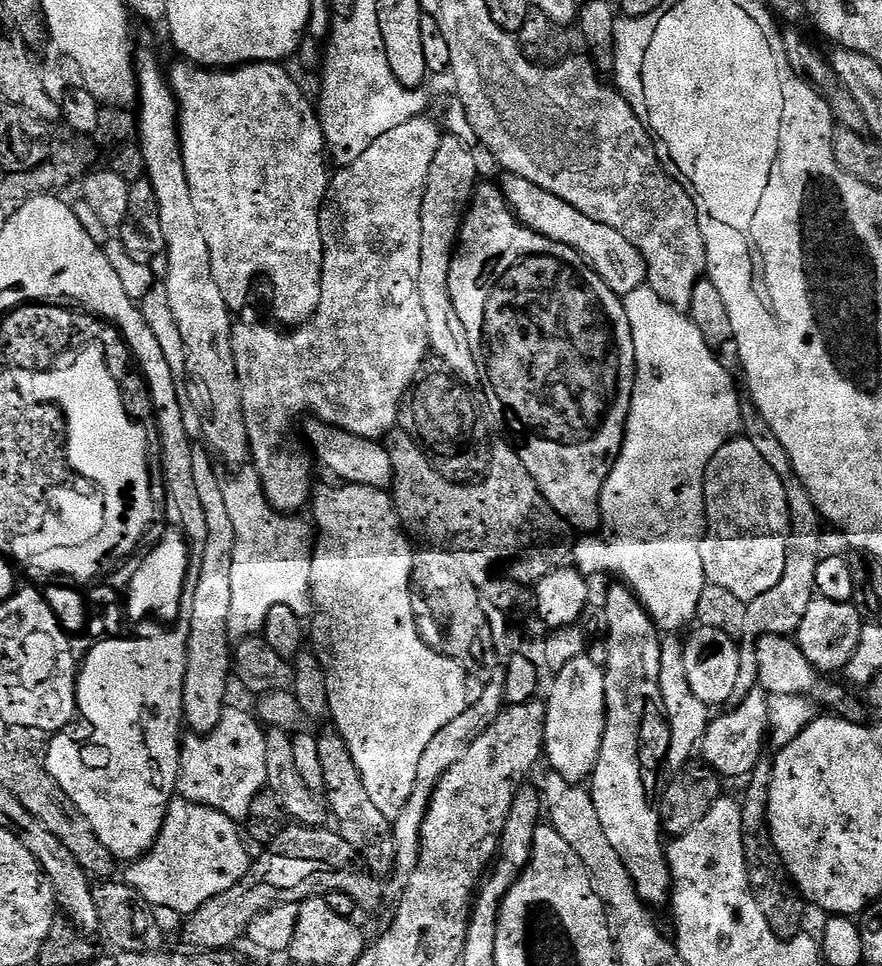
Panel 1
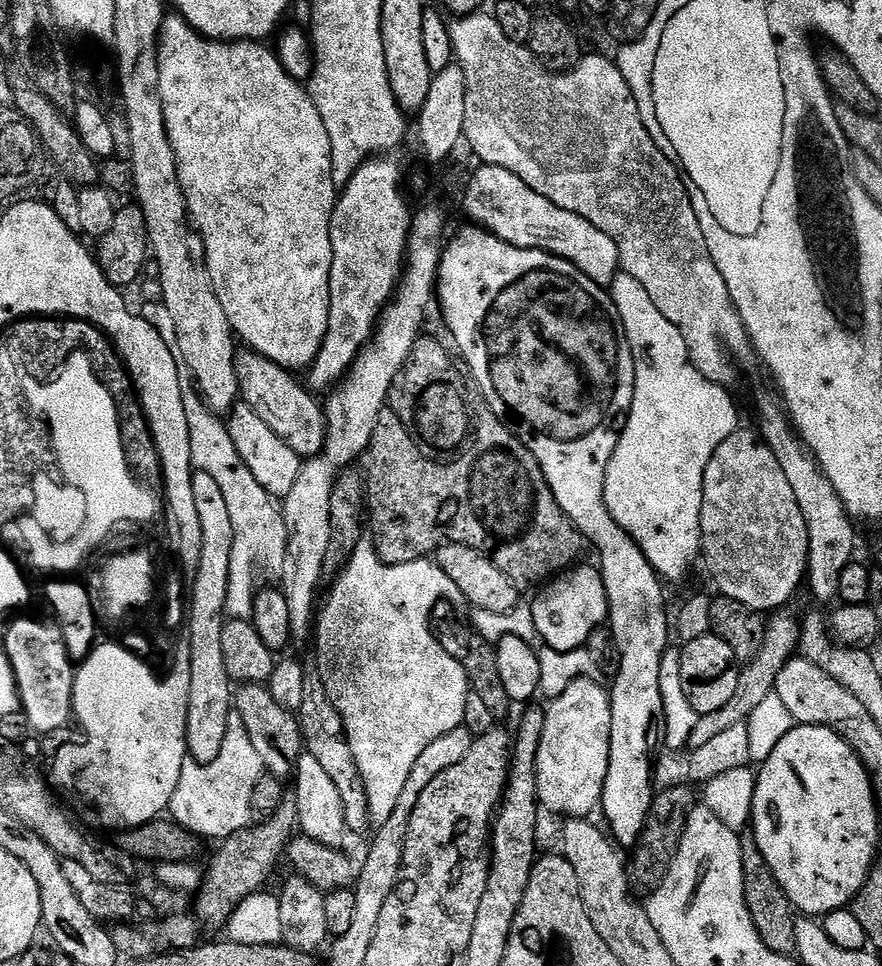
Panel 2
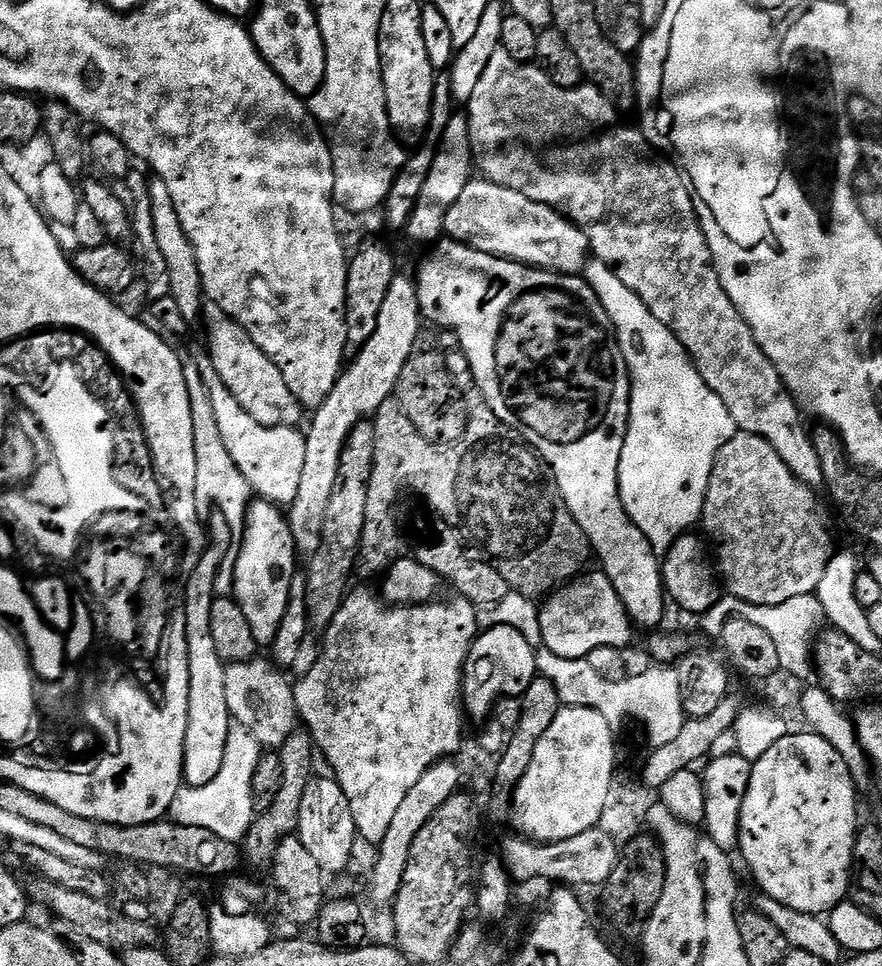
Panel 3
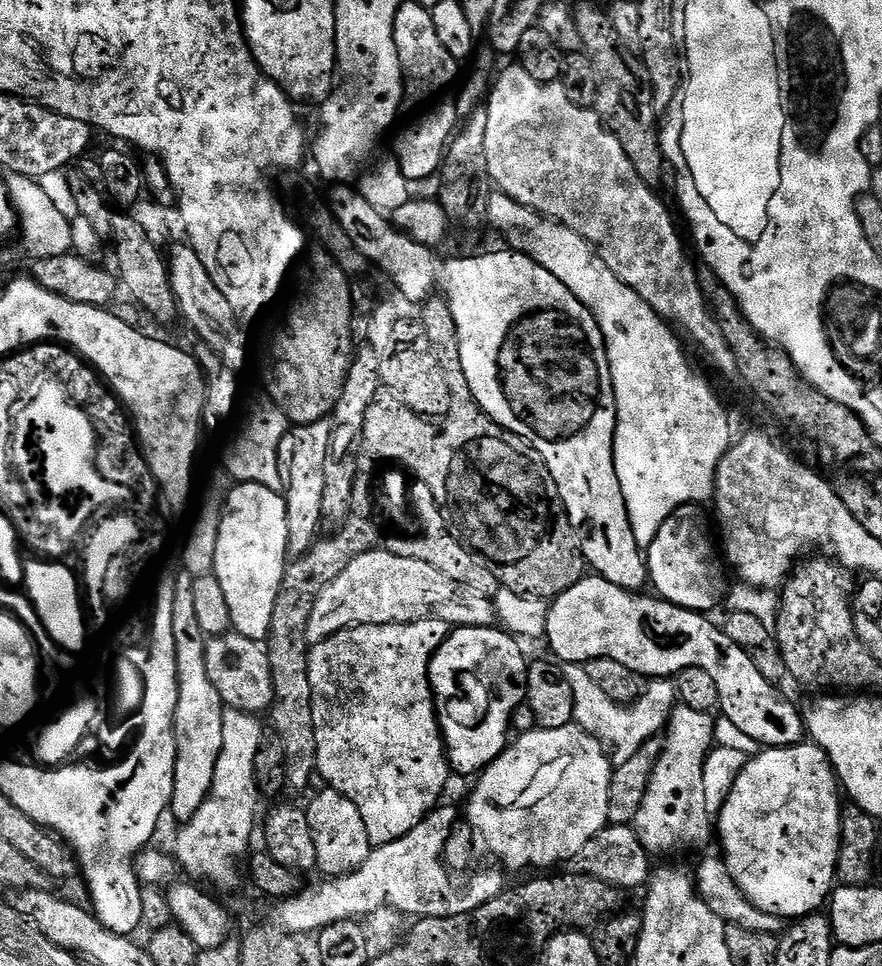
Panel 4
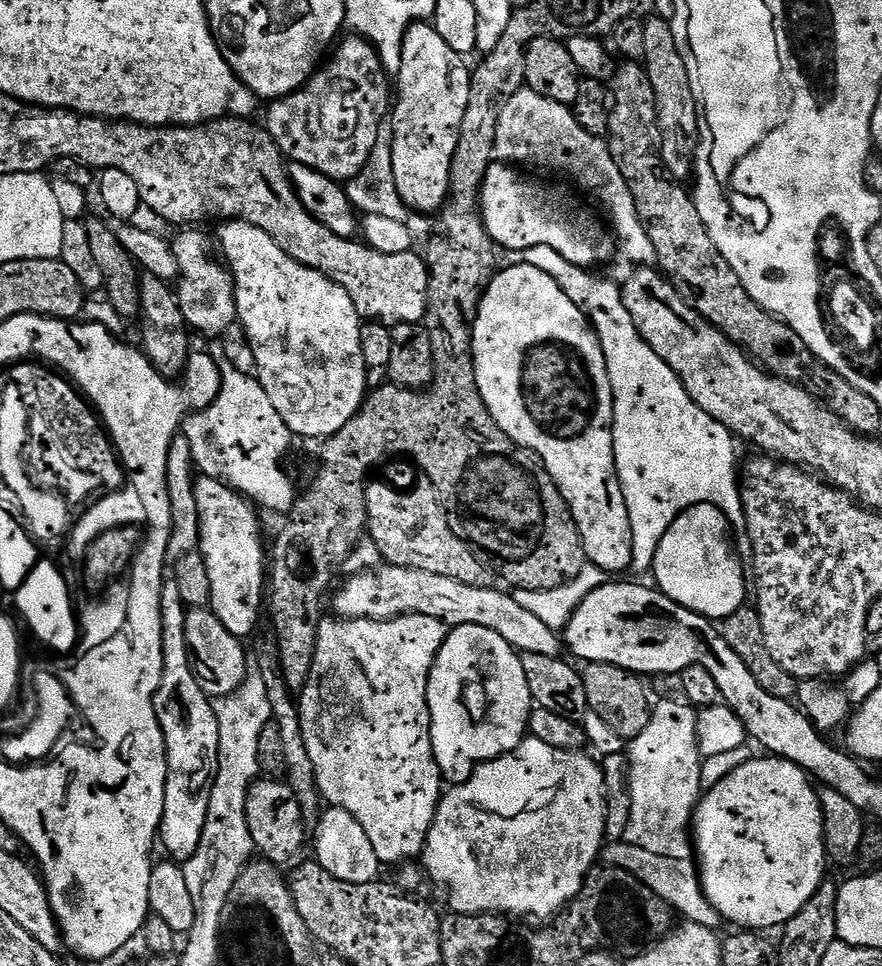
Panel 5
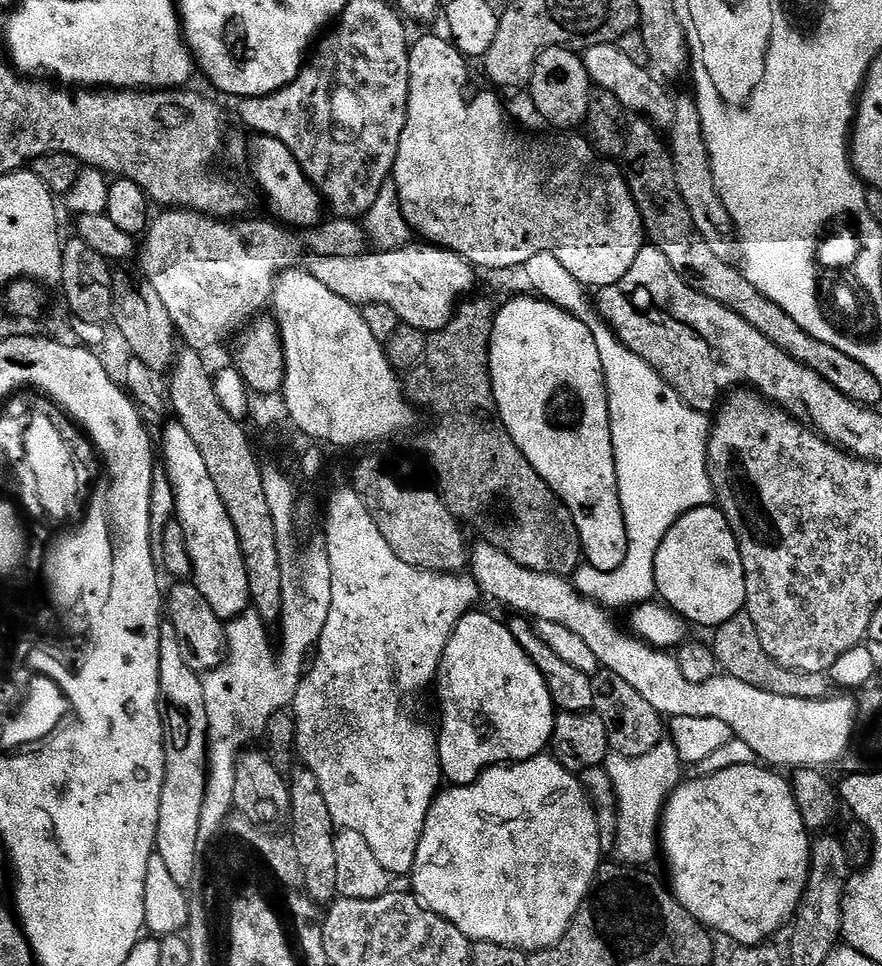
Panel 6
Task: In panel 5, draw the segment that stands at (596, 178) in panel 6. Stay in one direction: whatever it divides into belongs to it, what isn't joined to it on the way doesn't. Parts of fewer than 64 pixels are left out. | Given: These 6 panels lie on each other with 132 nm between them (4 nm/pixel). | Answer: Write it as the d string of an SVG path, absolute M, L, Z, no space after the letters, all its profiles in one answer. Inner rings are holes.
M417 22L409 26L408 33L405 34L402 42L402 66L394 80L394 111L391 113L390 120L391 123L394 122L396 125L391 125L390 131L392 133L392 157L394 158L394 186L398 186L398 194L402 198L402 202L413 213L429 212L429 214L435 214L443 208L444 201L448 198L452 163L454 162L456 147L460 141L460 127L462 126L462 120L466 118L466 102L470 102L472 72L464 64L467 64L465 57L460 56L454 50L450 50L450 46L446 46L446 42L442 42L442 34L438 34L431 23ZM494 162L488 168L480 191L484 225L497 246L509 252L526 250L530 246L550 246L558 250L566 262L589 270L617 255L618 245L613 233L599 215L596 217L590 209L575 204L562 189L535 184L520 172L523 171L503 162Z

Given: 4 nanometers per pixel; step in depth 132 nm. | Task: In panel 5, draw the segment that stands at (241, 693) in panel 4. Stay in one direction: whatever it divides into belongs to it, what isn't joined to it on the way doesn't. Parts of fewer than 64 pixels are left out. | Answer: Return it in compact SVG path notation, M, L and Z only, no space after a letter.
M211 607L190 608L186 611L186 650L194 674L200 680L202 690L210 698L234 694L242 686L250 671L250 656L244 653L245 641L230 634L222 622L212 613Z

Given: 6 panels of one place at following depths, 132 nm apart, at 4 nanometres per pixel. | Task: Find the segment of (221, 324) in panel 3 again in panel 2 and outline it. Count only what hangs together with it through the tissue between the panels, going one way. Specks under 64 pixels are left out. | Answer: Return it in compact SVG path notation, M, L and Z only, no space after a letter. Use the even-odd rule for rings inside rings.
M240 350L236 353L236 373L243 403L248 404L294 454L302 458L319 456L328 440L328 427L321 401L316 401L303 383L295 380L289 369L278 366L257 352ZM312 395L312 396L311 396Z

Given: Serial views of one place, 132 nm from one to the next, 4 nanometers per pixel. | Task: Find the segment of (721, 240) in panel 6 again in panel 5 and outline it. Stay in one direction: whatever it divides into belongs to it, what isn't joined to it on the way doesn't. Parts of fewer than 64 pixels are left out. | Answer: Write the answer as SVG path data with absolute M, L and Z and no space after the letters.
M660 14L645 19L644 29L646 54L642 67L650 78L650 86L654 86L658 126L662 134L662 158L664 165L668 167L668 173L684 182L687 181L687 176L689 179L693 175L696 166L696 149L700 142L702 127L702 113L696 99L694 76L690 71L689 61L682 51L681 41L680 44L676 41L675 30L660 17Z

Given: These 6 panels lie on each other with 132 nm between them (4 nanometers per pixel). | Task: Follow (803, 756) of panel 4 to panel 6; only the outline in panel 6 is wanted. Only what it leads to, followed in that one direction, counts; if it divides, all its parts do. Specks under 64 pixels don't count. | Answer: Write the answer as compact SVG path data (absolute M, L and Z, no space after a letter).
M759 763L747 764L746 766L730 766L730 770L718 770L718 774L709 776L696 776L692 780L685 779L668 796L664 803L664 814L660 821L660 839L662 841L662 856L668 859L668 872L672 875L670 880L670 891L676 900L686 906L698 922L702 922L705 928L713 933L721 932L729 936L736 946L747 946L749 944L765 943L780 927L787 925L796 915L796 908L800 904L802 894L806 890L808 881L808 867L810 866L810 854L812 853L812 840L808 827L802 822L802 814L798 814L798 802L792 793L792 785L787 779L780 776L779 771Z

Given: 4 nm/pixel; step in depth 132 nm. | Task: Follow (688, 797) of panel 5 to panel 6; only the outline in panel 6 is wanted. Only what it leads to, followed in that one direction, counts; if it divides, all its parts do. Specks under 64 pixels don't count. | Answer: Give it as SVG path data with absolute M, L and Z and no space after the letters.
M665 738L650 754L638 758L626 758L622 754L609 751L603 768L614 782L614 794L618 806L618 834L614 856L621 864L648 866L661 847L660 821L664 814L664 803L669 794L682 782L680 768L682 761L671 739Z

